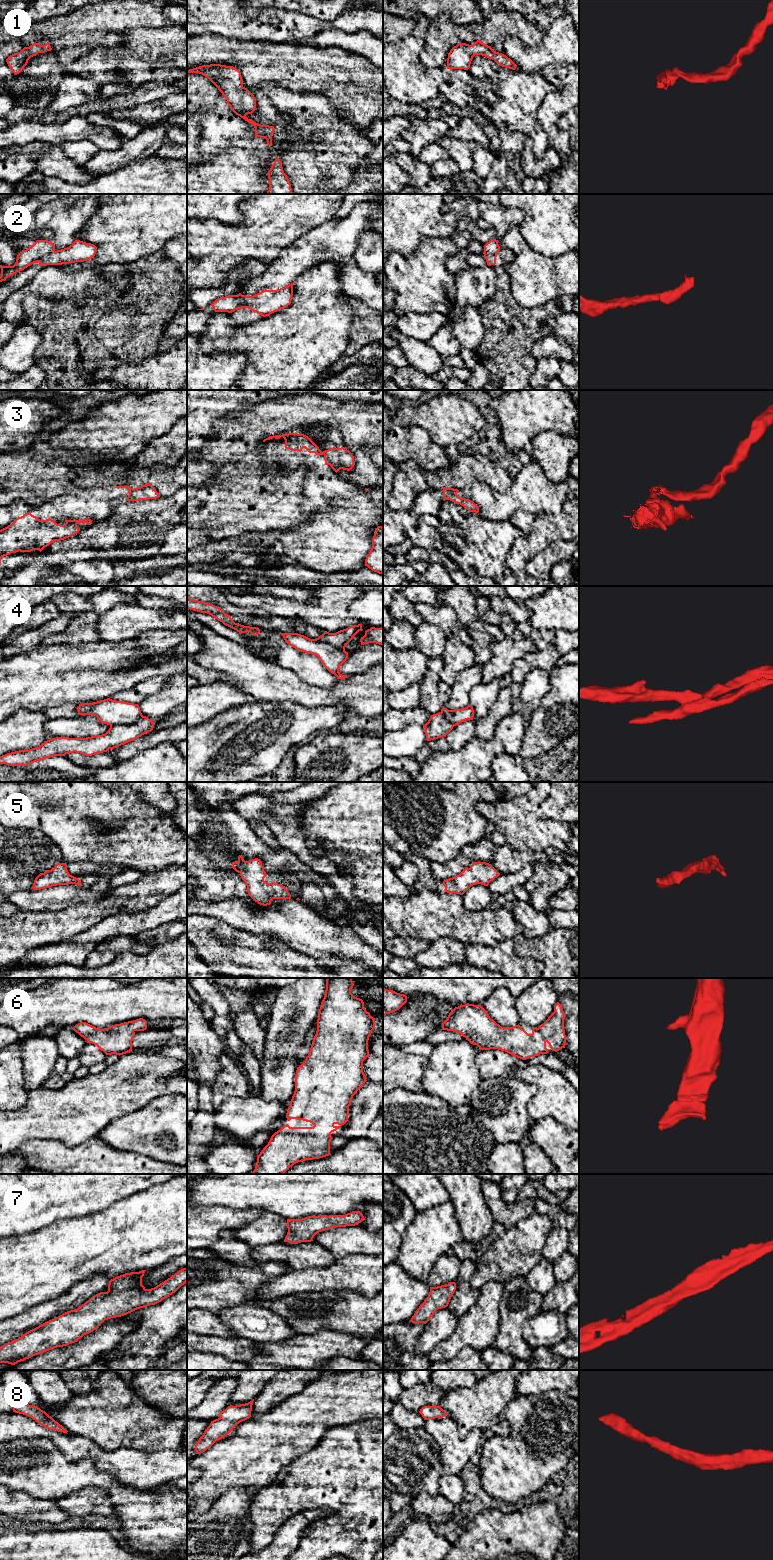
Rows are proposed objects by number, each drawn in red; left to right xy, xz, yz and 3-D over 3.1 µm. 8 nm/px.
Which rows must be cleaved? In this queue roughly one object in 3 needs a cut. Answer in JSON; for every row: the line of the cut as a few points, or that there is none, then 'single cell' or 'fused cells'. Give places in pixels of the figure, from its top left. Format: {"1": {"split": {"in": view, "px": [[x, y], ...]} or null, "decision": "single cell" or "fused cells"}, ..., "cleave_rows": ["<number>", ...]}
{"1": {"split": null, "decision": "single cell"}, "2": {"split": {"in": "xy", "px": [[54, 250], [38, 261]]}, "decision": "fused cells"}, "3": {"split": {"in": "xz", "px": [[322, 452], [329, 464]]}, "decision": "fused cells"}, "4": {"split": {"in": "xy", "px": [[142, 715], [131, 723], [112, 724], [110, 726]]}, "decision": "fused cells"}, "5": {"split": null, "decision": "single cell"}, "6": {"split": null, "decision": "single cell"}, "7": {"split": null, "decision": "single cell"}, "8": {"split": null, "decision": "single cell"}, "cleave_rows": ["2", "3", "4"]}

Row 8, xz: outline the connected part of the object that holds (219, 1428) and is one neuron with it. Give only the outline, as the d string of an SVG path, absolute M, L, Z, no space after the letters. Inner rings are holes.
M253 1401L236 1406L228 1406L221 1411L218 1419L211 1421L195 1445L197 1454L201 1454L209 1449L216 1441L228 1435L237 1424L251 1417Z

